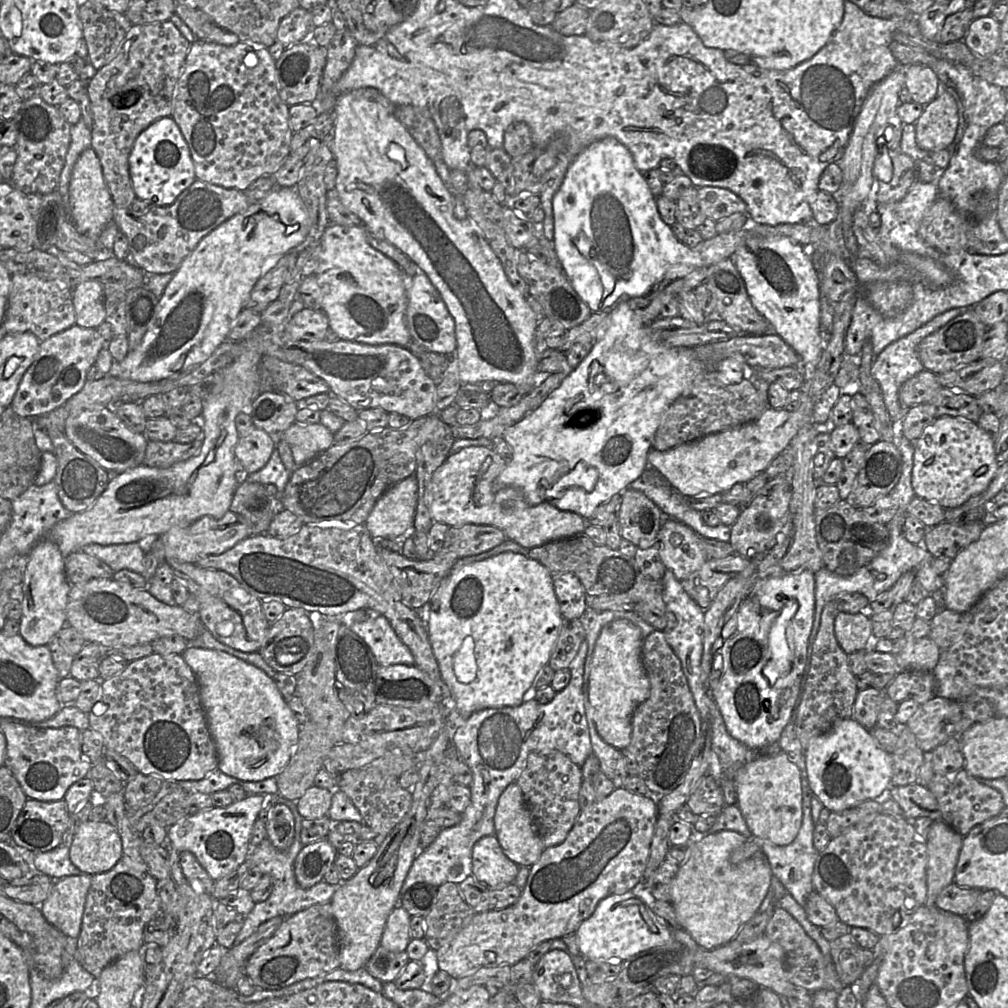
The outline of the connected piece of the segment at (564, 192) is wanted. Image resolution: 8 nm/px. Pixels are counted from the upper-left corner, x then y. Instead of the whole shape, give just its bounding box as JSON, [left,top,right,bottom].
[552,137,829,312]

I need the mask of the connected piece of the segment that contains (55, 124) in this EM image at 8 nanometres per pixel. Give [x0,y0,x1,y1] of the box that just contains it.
[10,94,71,195]

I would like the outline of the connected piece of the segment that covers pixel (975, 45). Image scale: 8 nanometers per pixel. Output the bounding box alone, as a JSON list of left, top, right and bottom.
[963,15,1001,58]

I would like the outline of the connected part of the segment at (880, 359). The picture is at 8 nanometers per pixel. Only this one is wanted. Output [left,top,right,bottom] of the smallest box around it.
[871,308,967,441]

